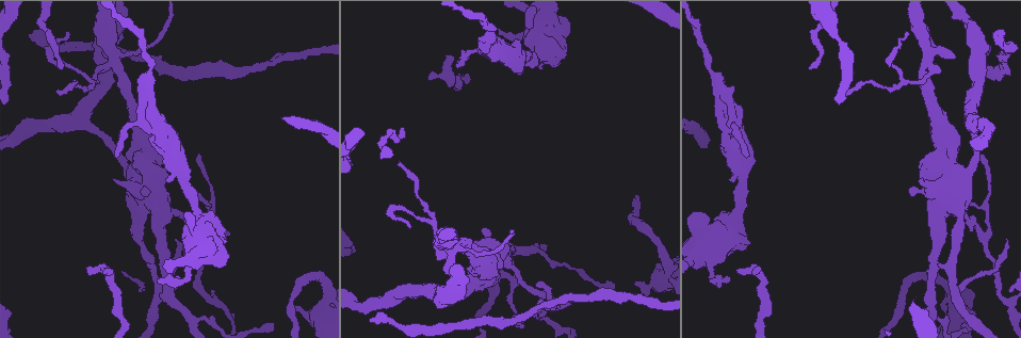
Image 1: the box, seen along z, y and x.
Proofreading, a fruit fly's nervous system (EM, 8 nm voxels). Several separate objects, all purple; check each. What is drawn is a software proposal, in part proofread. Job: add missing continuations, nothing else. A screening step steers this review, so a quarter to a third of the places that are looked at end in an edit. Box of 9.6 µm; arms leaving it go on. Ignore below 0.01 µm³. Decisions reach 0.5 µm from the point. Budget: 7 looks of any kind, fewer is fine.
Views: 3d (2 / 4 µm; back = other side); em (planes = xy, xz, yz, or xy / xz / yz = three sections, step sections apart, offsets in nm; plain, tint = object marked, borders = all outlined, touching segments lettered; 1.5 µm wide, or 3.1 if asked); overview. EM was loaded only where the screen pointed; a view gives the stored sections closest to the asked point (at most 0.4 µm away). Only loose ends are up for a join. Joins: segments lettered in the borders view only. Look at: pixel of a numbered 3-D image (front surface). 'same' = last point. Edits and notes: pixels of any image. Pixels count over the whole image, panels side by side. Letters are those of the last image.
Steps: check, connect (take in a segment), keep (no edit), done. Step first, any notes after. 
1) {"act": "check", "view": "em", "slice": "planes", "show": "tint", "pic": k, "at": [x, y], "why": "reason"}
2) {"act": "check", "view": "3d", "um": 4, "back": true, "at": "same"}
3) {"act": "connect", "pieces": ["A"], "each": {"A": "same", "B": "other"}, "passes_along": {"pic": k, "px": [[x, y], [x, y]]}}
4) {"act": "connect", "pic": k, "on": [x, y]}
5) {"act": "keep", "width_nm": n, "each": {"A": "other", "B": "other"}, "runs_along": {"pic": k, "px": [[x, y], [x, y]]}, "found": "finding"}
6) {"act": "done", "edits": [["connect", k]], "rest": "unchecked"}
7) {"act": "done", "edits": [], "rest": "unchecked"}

{"act": "check", "view": "3d", "um": 2, "pic": 1, "at": [455, 64], "why": "tapers out"}

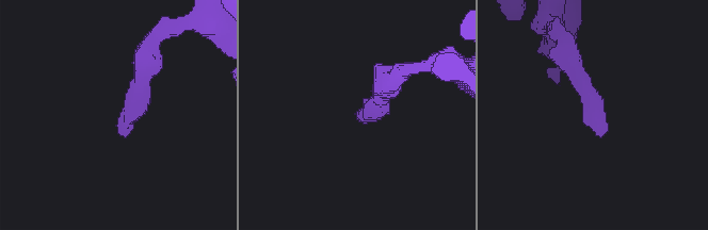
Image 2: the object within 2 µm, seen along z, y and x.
{"act": "check", "view": "em", "slice": "planes", "show": "borders", "pic": 2, "at": [123, 134], "why": "shape alone is not enough"}

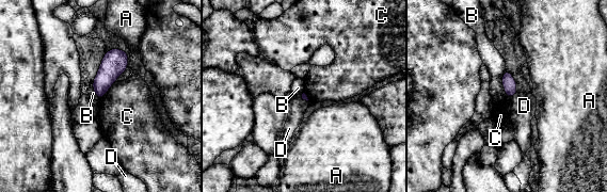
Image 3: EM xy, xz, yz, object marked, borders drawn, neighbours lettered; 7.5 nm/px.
{"act": "keep", "longest_contact_nm": ["B", 200], "each": {"A": "other", "B": "other", "C": "other", "D": "other"}, "border": {"pic": 3, "px": [[114, 81], [100, 99]]}, "found": "no lettered segment goes on from it"}

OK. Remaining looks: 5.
{"act": "check", "view": "3d", "um": 2, "pic": 1, "at": [158, 280], "why": "branch stops here"}

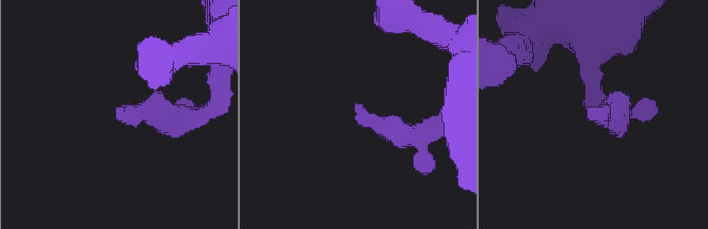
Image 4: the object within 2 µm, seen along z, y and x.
{"act": "check", "view": "em", "slice": "planes", "show": "borders", "pic": 4, "at": [591, 120]}

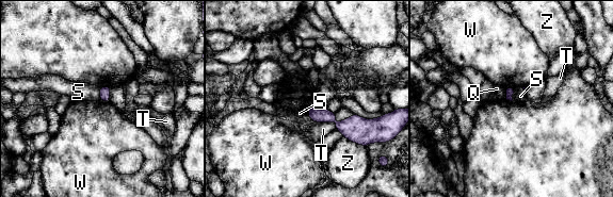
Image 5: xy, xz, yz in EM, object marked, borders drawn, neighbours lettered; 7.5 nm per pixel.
{"act": "keep", "each": {"Q": "other", "S": "other", "T": "other", "W": "other", "Z": "other"}, "border": {"pic": 5, "px": [[309, 103], [308, 116], [315, 121]]}, "found": "none of them fits"}

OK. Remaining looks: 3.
{"act": "check", "view": "em", "slice": "xy", "step": 4, "show": "borders", "pic": 1, "at": [636, 282], "why": "an open end"}

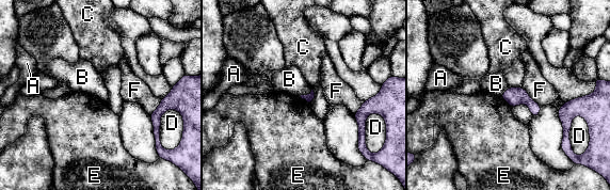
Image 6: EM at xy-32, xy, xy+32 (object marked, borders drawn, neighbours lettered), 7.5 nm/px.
{"act": "keep", "longest_contact_nm": ["D", 240], "each": {"A": "other", "B": "other", "C": "other", "D": "other", "E": "other", "F": "other"}, "border": {"pic": 6, "px": [[311, 89], [308, 94], [300, 96]]}, "found": "no lettered segment goes on from it"}

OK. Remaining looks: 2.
{"act": "done", "edits": [], "rest": "unchecked"}

